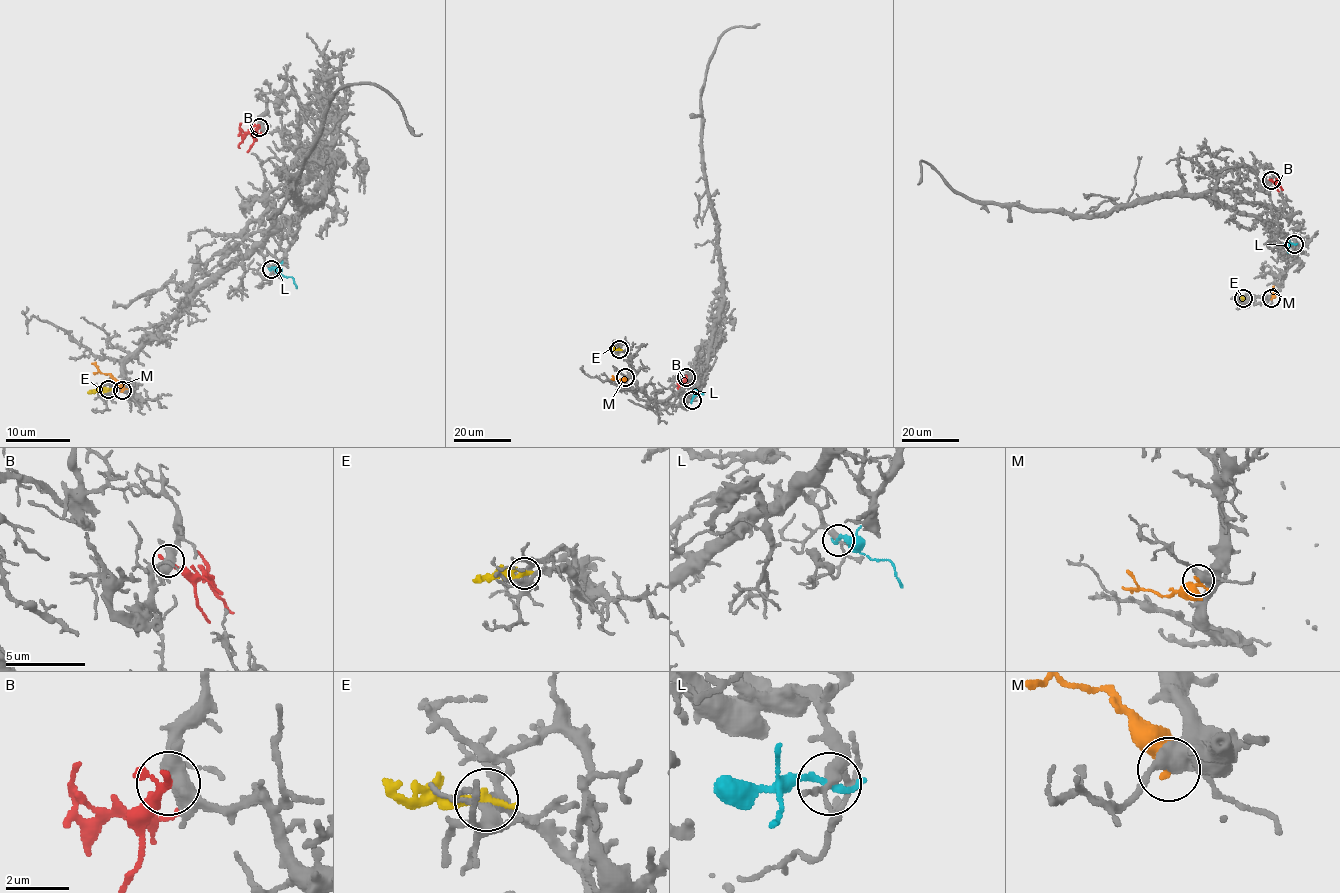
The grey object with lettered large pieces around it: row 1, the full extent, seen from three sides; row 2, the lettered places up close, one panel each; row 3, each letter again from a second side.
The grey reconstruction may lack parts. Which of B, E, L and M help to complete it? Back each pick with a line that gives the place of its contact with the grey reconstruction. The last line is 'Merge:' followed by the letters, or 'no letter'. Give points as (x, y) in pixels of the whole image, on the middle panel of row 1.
B: meets grey at (686, 377)
Merge: B

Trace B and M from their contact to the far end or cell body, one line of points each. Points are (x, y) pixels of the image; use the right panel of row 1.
B: (1271, 180), (1283, 189)
M: (1271, 298), (1274, 285)

